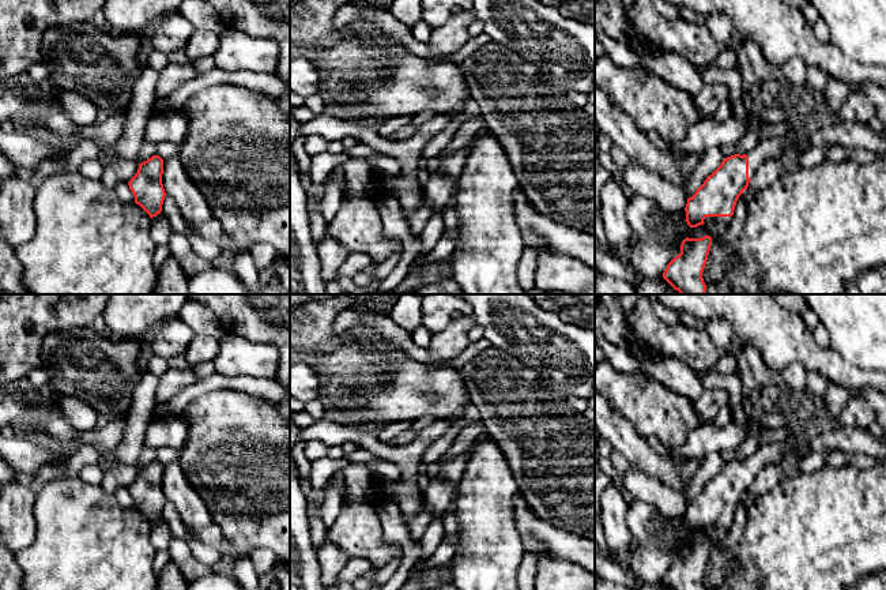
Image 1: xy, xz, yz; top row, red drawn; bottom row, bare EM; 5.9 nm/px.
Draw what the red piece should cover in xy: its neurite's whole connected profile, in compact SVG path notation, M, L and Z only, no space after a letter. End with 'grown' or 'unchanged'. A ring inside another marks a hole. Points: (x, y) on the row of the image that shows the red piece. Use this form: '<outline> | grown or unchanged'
M152 155L139 164L137 173L128 183L135 196L135 203L139 204L150 218L157 217L162 211L166 196L162 174L163 159L159 155Z | unchanged

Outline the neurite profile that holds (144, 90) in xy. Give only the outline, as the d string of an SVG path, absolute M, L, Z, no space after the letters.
M146 65L133 84L127 121L120 139L114 144L118 158L139 161L139 150L144 142L144 129L157 102L158 72Z

